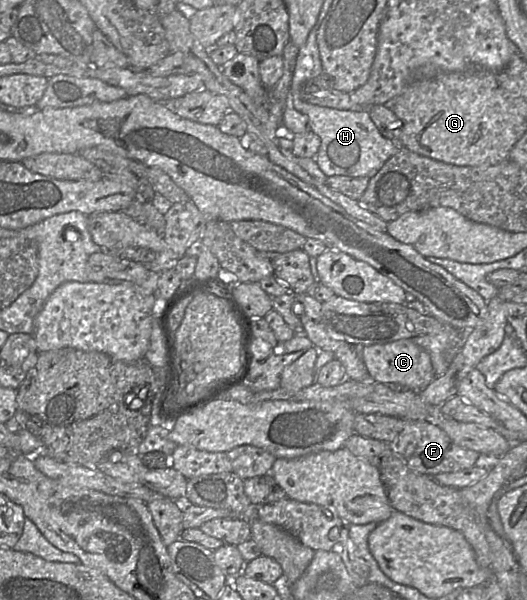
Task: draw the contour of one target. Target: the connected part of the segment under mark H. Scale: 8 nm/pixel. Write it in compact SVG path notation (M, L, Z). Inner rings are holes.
M316 26L309 34L307 43L298 51L296 68L288 96L289 106L309 118L310 131L320 137L320 148L315 161L320 170L327 176L373 177L384 163L397 153L400 147L384 137L370 118L368 111L339 110L318 106L303 99L307 82L323 73L316 41Z

